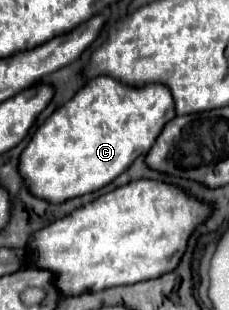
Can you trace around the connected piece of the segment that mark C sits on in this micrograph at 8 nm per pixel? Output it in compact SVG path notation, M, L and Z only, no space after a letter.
M105 74L87 80L87 84L61 108L57 108L31 136L29 146L23 150L19 160L19 172L29 184L35 196L51 202L65 202L87 192L95 192L101 186L115 180L125 172L139 156L145 156L153 146L155 138L163 126L173 120L175 102L169 86L165 84L145 84L145 86L123 86L119 80Z

